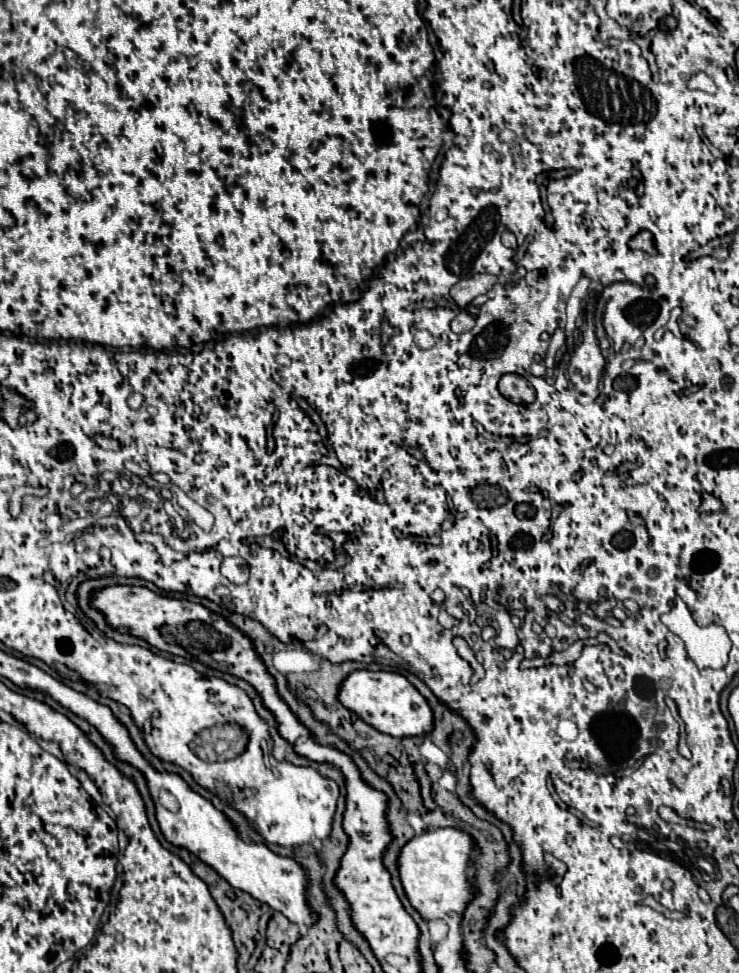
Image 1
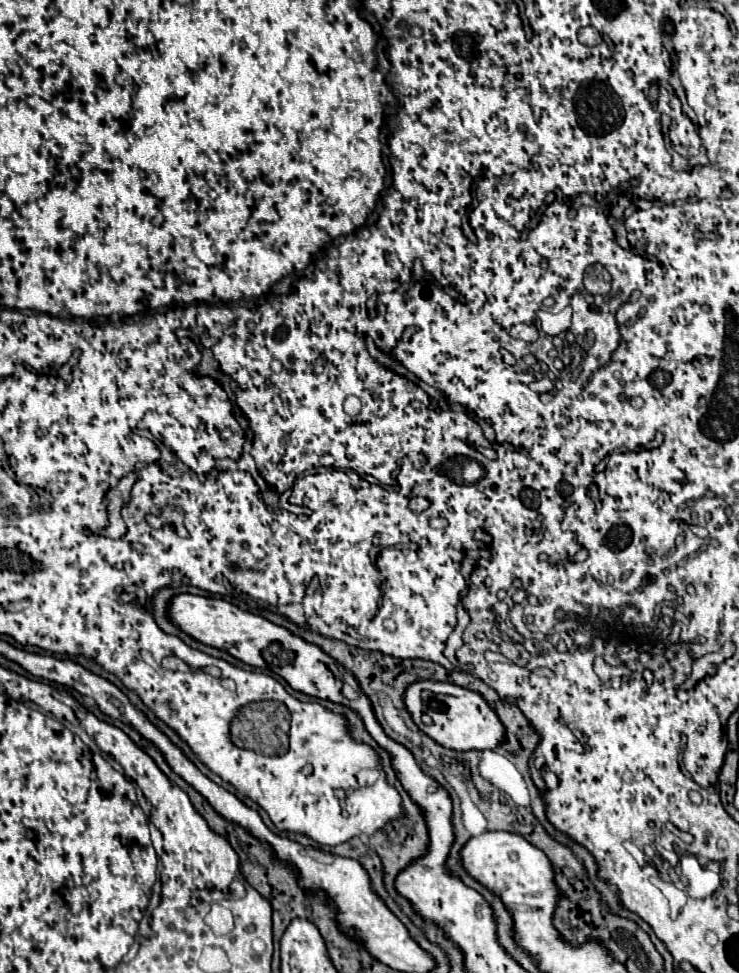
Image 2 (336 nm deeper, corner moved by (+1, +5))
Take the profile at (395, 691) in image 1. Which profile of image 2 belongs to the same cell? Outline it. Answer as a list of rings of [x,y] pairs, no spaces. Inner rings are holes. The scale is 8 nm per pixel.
[[[425,680],[425,682],[415,682],[413,686],[407,688],[405,704],[407,704],[407,710],[411,712],[413,720],[419,724],[419,728],[445,748],[451,748],[457,752],[491,750],[507,740],[503,722],[499,720],[497,712],[487,704],[487,700],[483,700],[483,696],[479,696],[479,692],[461,688],[461,686],[455,686],[449,682]],[[423,712],[427,712],[431,716],[433,724],[425,726],[421,722]]]

